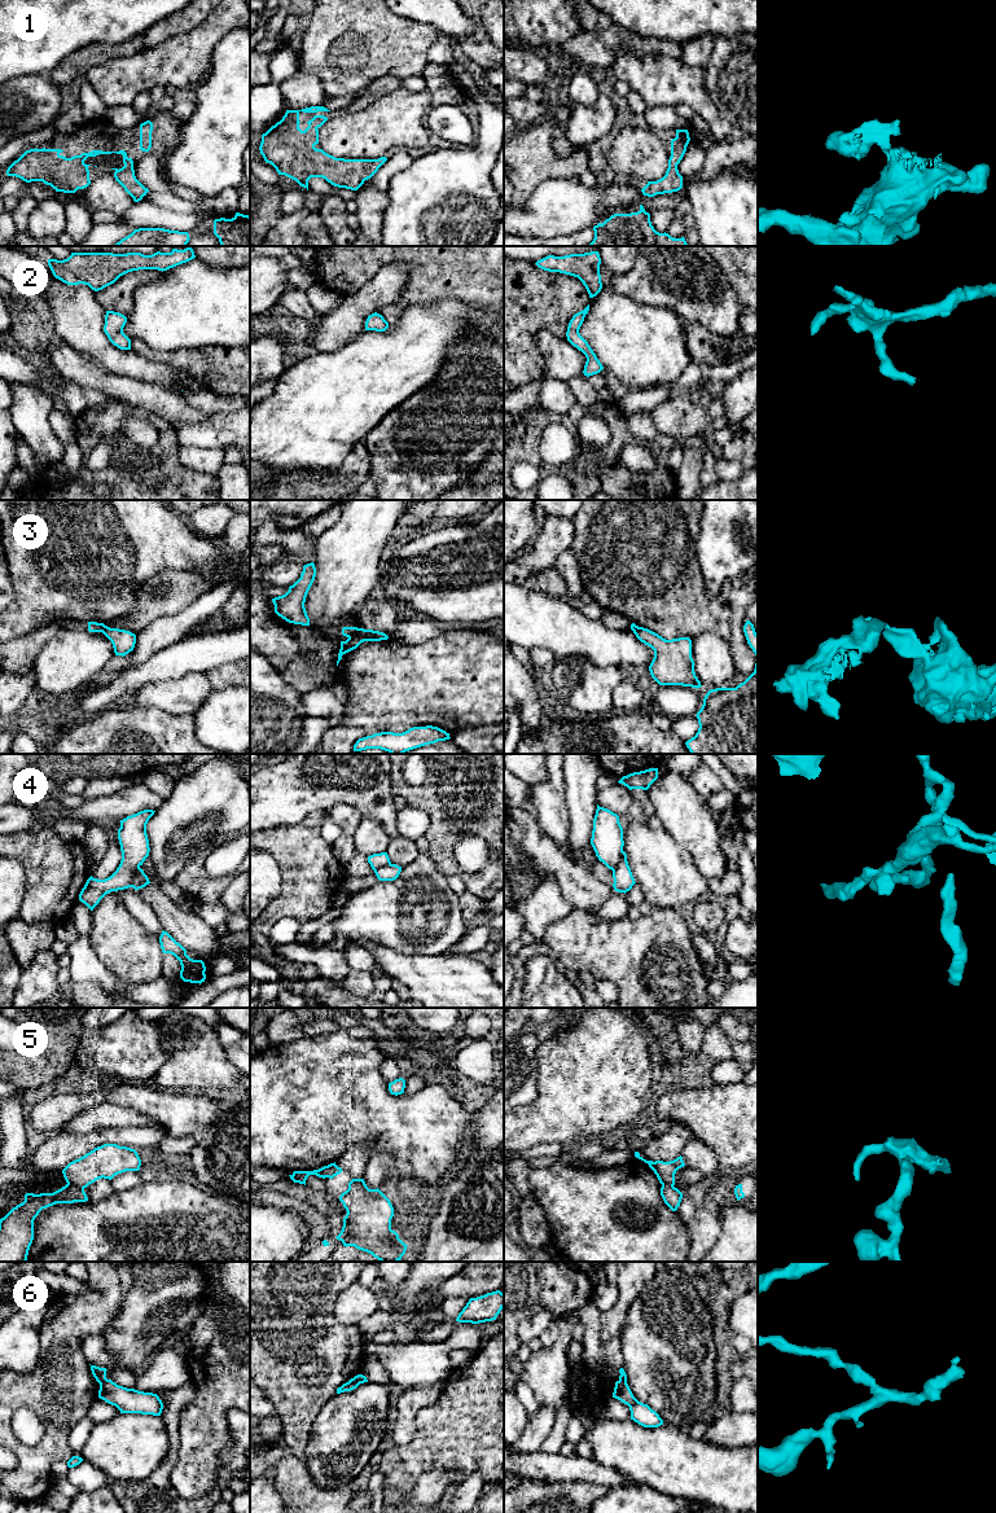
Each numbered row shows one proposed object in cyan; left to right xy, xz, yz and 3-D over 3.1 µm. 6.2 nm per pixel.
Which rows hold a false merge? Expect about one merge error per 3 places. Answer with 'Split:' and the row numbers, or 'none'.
Split: 3, 4, 5, 6

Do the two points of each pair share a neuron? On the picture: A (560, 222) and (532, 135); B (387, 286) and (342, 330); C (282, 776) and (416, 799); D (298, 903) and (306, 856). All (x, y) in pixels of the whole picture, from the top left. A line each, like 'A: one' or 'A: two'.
A: two
B: one
C: two
D: one

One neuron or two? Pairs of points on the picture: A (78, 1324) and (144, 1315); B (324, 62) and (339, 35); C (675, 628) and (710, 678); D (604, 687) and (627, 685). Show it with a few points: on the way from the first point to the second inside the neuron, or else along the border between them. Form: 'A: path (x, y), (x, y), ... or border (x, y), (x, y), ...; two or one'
A: border (123, 1298), (115, 1318), (101, 1334); two
B: path (330, 56), (339, 47), (339, 42); one
C: border (722, 637), (714, 634), (701, 634), (692, 640); two
D: border (626, 674), (613, 692), (613, 709), (610, 711); two

